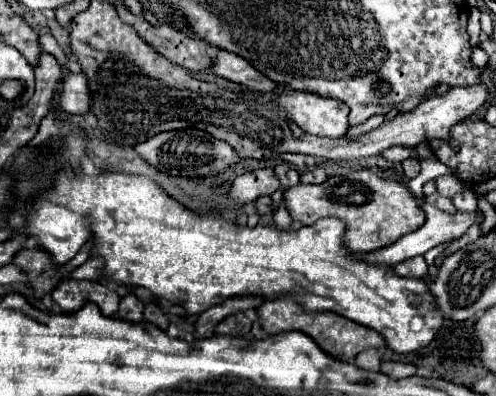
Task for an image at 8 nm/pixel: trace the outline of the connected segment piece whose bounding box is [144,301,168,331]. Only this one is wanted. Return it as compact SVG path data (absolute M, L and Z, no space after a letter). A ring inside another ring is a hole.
M154 301L146 305L146 309L144 309L144 321L154 323L154 325L160 327L162 331L166 331L166 327L168 327L168 319L166 319L166 315L162 313L162 309L160 309Z

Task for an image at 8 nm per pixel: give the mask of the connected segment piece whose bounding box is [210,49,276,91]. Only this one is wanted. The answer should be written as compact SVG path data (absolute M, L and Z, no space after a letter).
M220 49L216 57L212 57L210 71L228 81L246 85L248 89L254 89L254 91L274 91L276 89L276 83L266 79L260 71L256 71L246 59L242 59L236 53L224 51L224 49Z

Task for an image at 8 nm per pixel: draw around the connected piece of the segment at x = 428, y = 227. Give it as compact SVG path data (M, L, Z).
M422 201L420 207L422 207L422 211L426 213L426 221L424 221L424 225L422 225L420 229L416 229L416 231L412 231L412 233L400 237L396 243L392 243L392 245L388 245L388 247L370 251L370 253L366 253L364 257L358 257L358 259L364 259L364 261L370 263L370 265L390 265L390 267L394 267L394 265L406 261L406 259L410 259L410 257L424 255L428 249L432 249L432 247L436 247L436 245L440 245L440 243L444 243L444 241L460 239L460 237L468 231L468 227L474 223L474 219L476 219L476 213L470 213L470 215L468 215L468 213L448 215L448 213L444 213L444 211L440 211L440 209L432 207L432 205L428 205L426 201Z

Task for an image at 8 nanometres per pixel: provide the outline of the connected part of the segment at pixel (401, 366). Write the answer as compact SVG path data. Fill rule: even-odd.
M386 361L382 363L382 373L390 375L392 379L402 379L402 377L410 377L416 375L416 365L412 363L400 363L400 361Z

